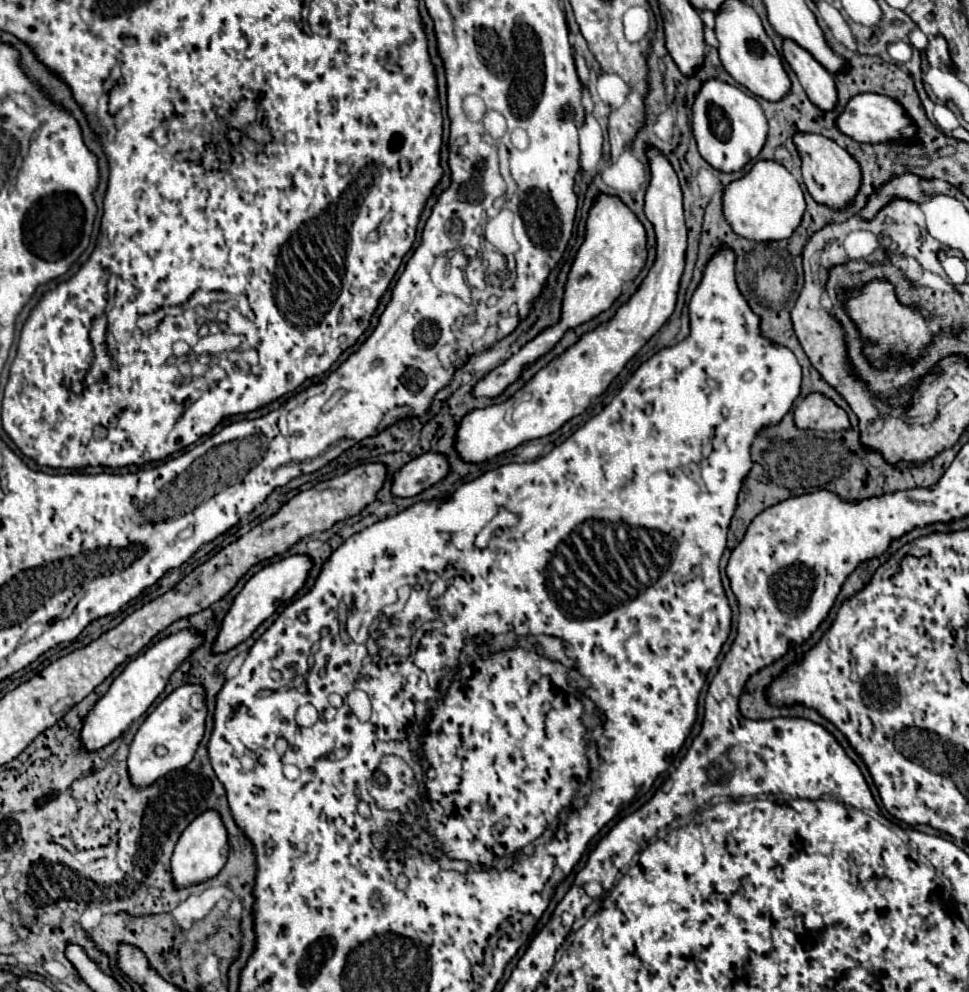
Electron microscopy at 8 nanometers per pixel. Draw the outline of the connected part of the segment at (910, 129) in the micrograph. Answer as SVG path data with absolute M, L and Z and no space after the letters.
M878 93L854 95L846 103L844 111L838 115L836 127L858 143L882 143L882 141L894 141L898 137L914 137L914 131L916 131L916 127L908 119L904 107L900 103L896 103L894 99L890 99L886 95L878 95Z

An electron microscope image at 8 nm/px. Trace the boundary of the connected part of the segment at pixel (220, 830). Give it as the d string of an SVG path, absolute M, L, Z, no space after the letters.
M206 811L198 815L180 835L174 855L172 855L172 885L176 889L184 889L190 885L206 883L208 879L214 879L222 867L226 865L228 857L228 839L226 839L226 829L220 821L220 815L216 811Z

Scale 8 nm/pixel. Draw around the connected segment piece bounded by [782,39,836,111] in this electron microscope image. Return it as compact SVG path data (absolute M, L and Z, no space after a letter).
M782 41L784 59L790 63L794 73L798 75L802 87L806 89L810 101L822 111L830 111L836 105L836 87L834 79L826 67L822 67L806 49L802 49L796 41Z

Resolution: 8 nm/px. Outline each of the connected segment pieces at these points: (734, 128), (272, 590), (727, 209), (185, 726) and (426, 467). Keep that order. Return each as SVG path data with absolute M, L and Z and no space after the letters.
M720 79L702 83L692 105L692 133L700 155L718 171L738 171L764 147L768 123L760 103L746 91Z
M292 555L286 559L274 561L266 567L262 567L256 575L252 575L248 579L248 583L242 587L242 591L238 593L238 597L234 599L230 611L226 613L226 617L222 621L222 629L214 641L214 653L218 653L218 655L226 653L226 651L234 649L236 645L244 643L264 619L268 619L282 603L290 601L300 591L300 587L304 585L304 581L308 577L308 571L310 571L310 559L306 555Z
M758 161L742 179L732 181L724 189L724 215L732 229L754 241L778 241L788 239L800 225L806 209L804 193L792 173L778 161Z
M200 685L178 687L162 703L158 703L158 707L140 725L128 755L128 777L134 787L146 789L166 773L182 769L192 761L196 747L204 735L204 719L206 719L206 707L202 709L190 707L190 699L196 693L202 693Z
M424 453L412 461L408 461L402 469L394 473L392 479L392 495L394 497L414 497L424 489L432 487L448 473L448 463L438 453Z

